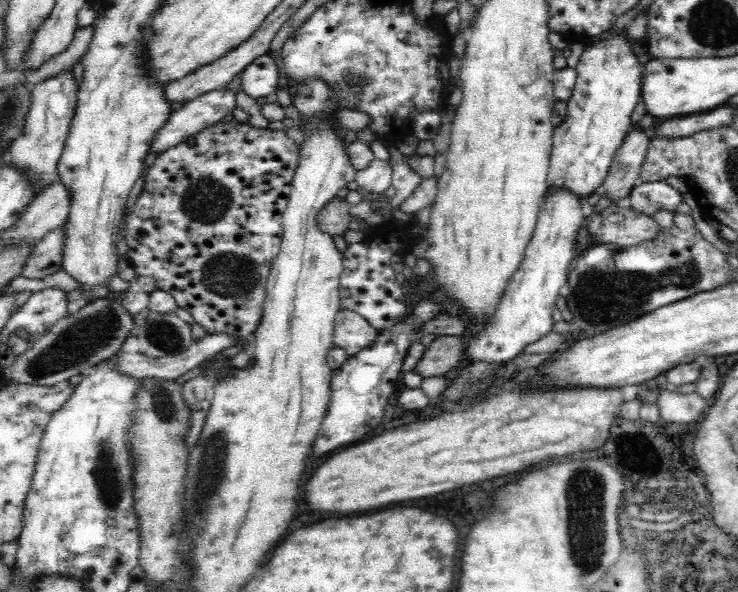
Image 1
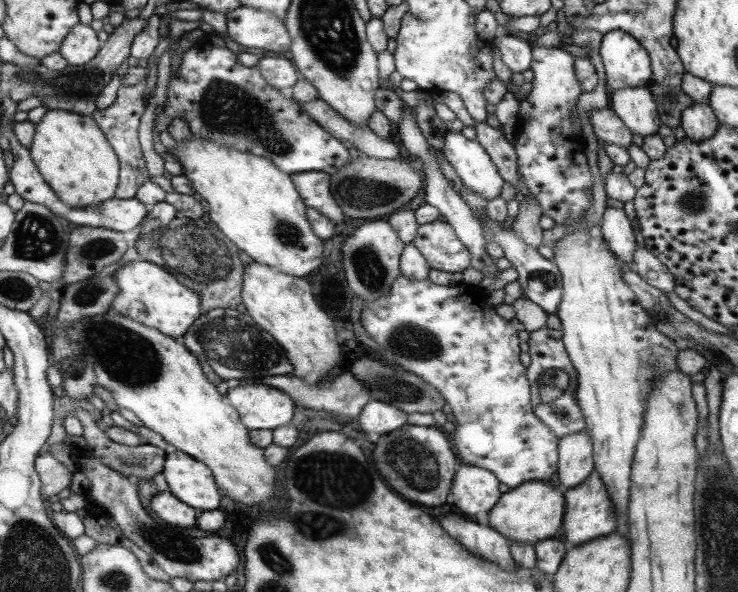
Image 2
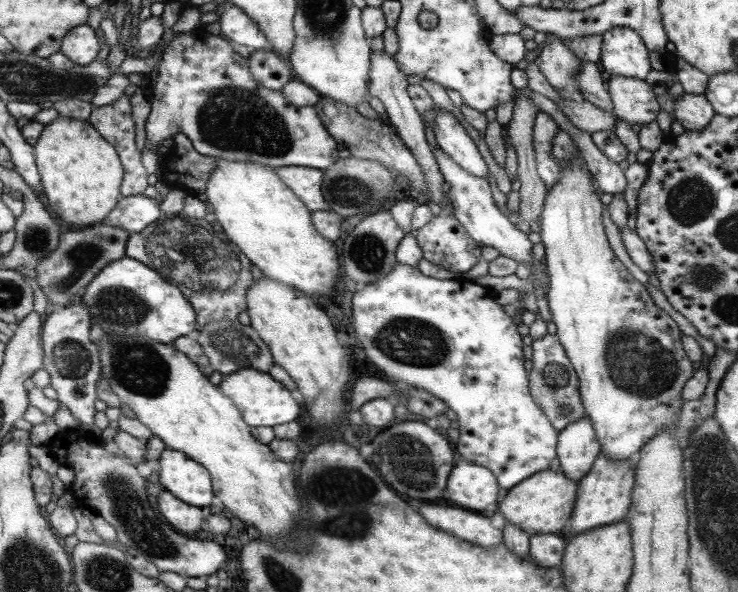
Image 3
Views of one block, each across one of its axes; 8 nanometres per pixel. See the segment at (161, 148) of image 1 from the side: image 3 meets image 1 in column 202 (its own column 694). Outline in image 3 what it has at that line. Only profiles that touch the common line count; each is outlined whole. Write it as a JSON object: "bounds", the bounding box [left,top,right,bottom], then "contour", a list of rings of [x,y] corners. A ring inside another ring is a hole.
{"bounds":[673,92,714,130],"contour":[[[683,92],[673,105],[674,120],[679,122],[684,130],[703,130],[712,120],[714,113],[711,103],[702,94]]]}

